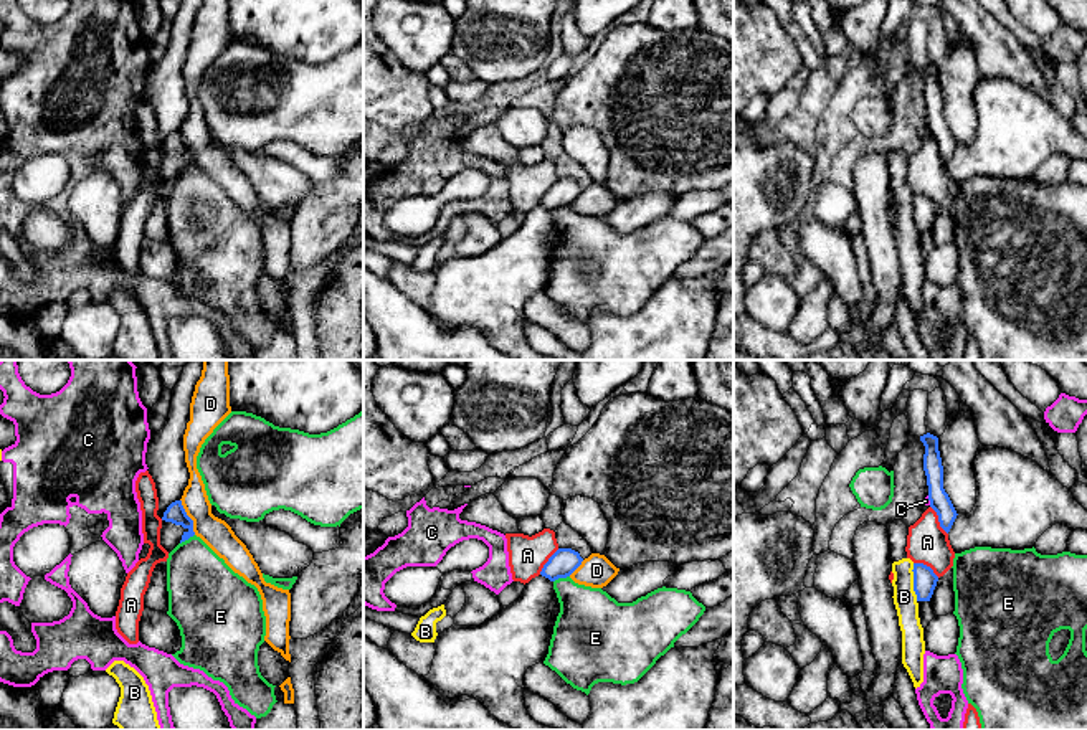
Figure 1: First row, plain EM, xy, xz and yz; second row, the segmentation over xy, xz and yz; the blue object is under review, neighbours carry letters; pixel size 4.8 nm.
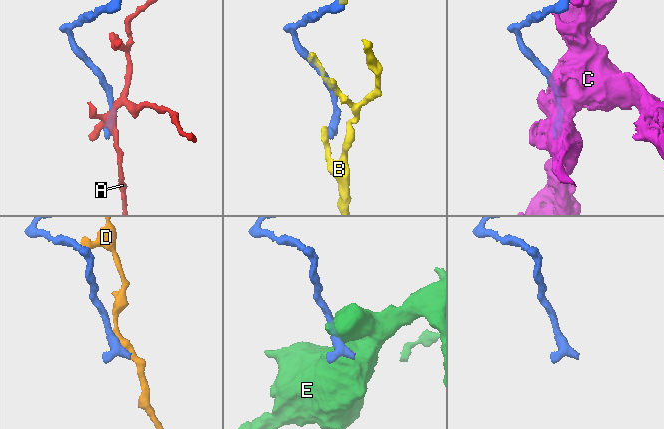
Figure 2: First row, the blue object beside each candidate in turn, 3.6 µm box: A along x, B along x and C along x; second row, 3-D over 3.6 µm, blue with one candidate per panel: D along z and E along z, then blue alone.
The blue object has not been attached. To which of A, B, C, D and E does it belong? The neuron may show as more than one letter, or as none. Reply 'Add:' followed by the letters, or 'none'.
Add: none

